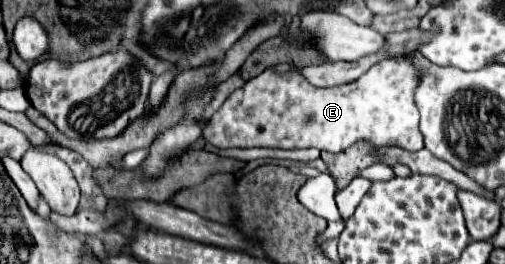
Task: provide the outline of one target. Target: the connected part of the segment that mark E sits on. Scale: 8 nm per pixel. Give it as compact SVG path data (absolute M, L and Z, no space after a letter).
M397 58L381 60L359 80L331 88L315 88L299 72L279 74L275 66L271 66L243 88L231 92L223 106L207 120L203 138L217 148L259 146L341 152L355 142L367 140L375 146L399 146L415 152L423 148L419 110L413 100L417 84L417 68Z

